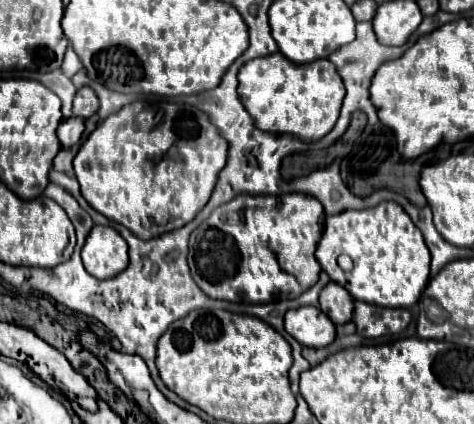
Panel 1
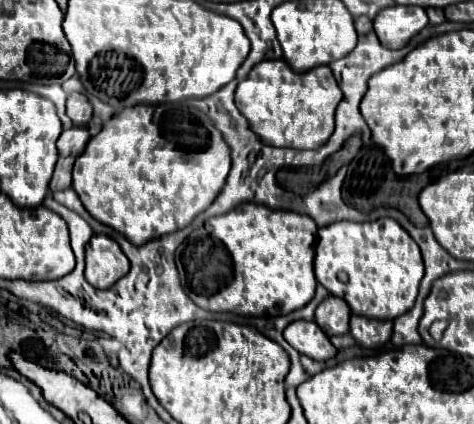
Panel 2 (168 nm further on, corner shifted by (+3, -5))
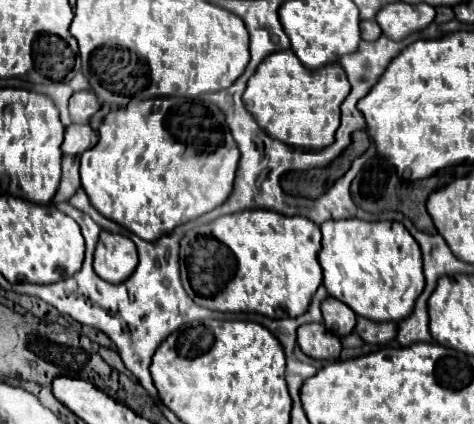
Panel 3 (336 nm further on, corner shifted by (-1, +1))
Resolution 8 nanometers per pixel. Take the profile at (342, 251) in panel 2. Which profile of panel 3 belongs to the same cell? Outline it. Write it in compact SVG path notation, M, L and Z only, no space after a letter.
M346 219L346 221L326 221L320 225L322 229L322 251L320 251L320 267L324 271L324 287L328 293L342 303L346 303L356 315L362 315L372 321L402 321L412 313L416 297L424 289L424 273L422 273L422 253L414 237L406 231L406 227L398 221L362 221L362 219Z

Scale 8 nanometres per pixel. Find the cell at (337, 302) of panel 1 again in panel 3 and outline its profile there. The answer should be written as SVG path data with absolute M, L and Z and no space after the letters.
M326 297L322 305L322 315L326 329L332 329L332 333L336 333L338 337L350 335L354 331L356 313L352 313L352 309L348 309L348 305L344 305L342 301Z

